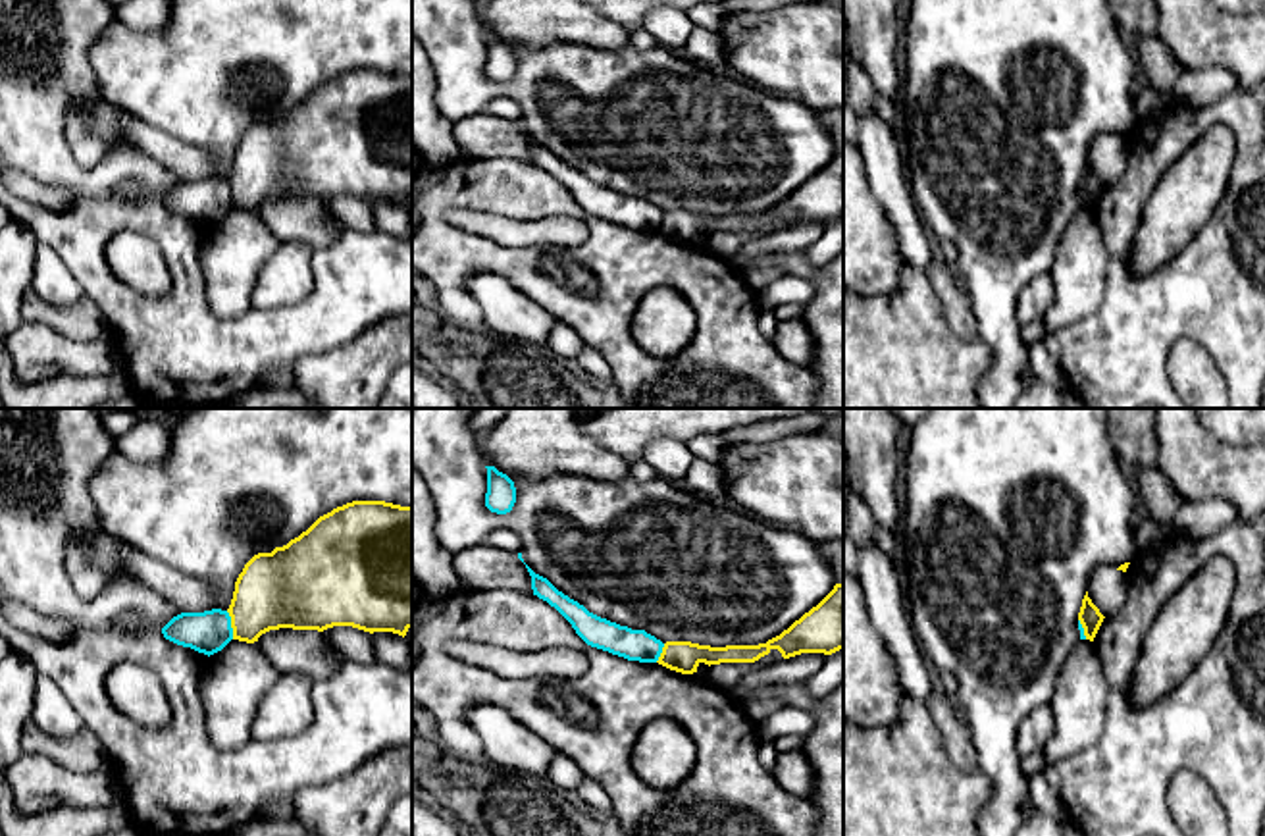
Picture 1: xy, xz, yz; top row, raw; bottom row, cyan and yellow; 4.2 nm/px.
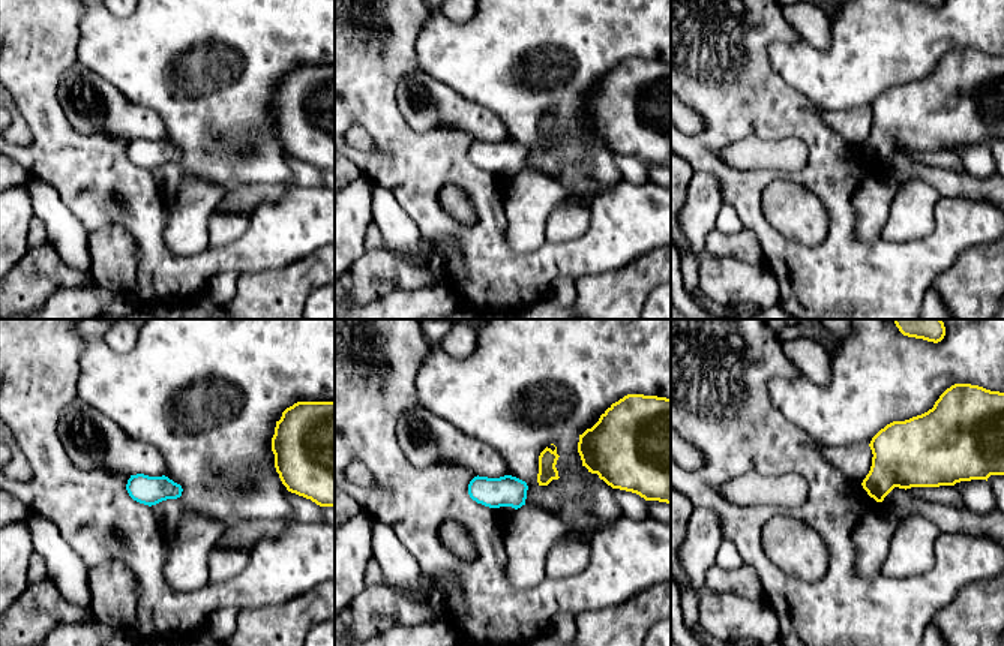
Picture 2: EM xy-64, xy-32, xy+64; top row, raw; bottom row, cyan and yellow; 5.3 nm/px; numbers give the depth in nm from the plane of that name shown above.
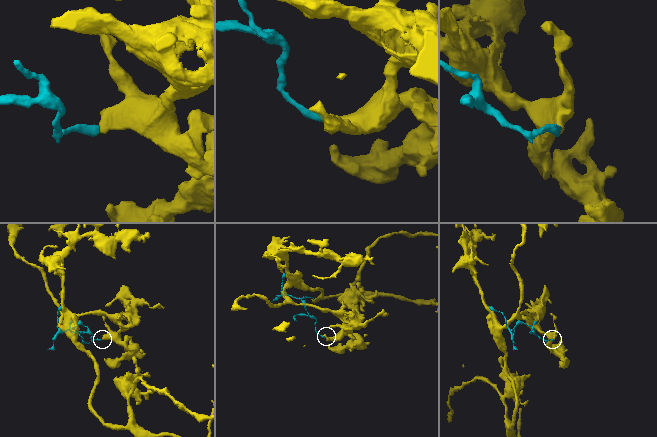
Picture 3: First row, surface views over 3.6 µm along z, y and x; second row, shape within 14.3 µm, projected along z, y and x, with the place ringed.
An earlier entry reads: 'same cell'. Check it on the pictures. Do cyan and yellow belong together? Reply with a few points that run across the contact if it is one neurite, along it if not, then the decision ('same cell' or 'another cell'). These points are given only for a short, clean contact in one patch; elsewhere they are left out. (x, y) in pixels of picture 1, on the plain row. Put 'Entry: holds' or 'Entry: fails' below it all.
line xy (226, 180), (233, 207); another cell
Entry: fails

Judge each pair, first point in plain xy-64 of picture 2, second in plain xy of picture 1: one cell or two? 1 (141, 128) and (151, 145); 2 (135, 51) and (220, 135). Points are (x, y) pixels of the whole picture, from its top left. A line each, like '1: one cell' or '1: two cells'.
1: one cell
2: one cell

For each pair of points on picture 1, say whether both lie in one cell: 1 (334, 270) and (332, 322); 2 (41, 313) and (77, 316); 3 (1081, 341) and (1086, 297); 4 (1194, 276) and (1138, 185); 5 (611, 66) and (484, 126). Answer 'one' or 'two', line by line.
1: one
2: one
3: two
4: one
5: two

